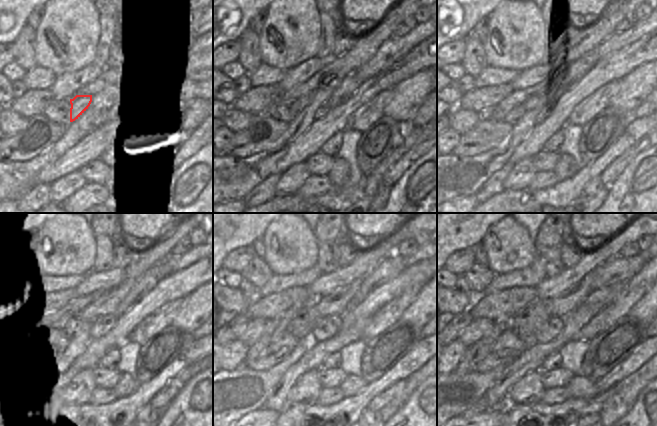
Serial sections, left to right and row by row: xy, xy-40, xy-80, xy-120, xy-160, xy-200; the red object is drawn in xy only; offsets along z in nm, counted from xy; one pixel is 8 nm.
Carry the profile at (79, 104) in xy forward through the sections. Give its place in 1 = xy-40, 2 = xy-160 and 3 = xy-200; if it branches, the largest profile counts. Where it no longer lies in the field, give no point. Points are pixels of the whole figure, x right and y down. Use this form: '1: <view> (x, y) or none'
1: xy-40 (302, 102)
2: xy-160 (337, 303)
3: xy-200 (562, 305)

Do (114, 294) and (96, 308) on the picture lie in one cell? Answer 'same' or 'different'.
same

